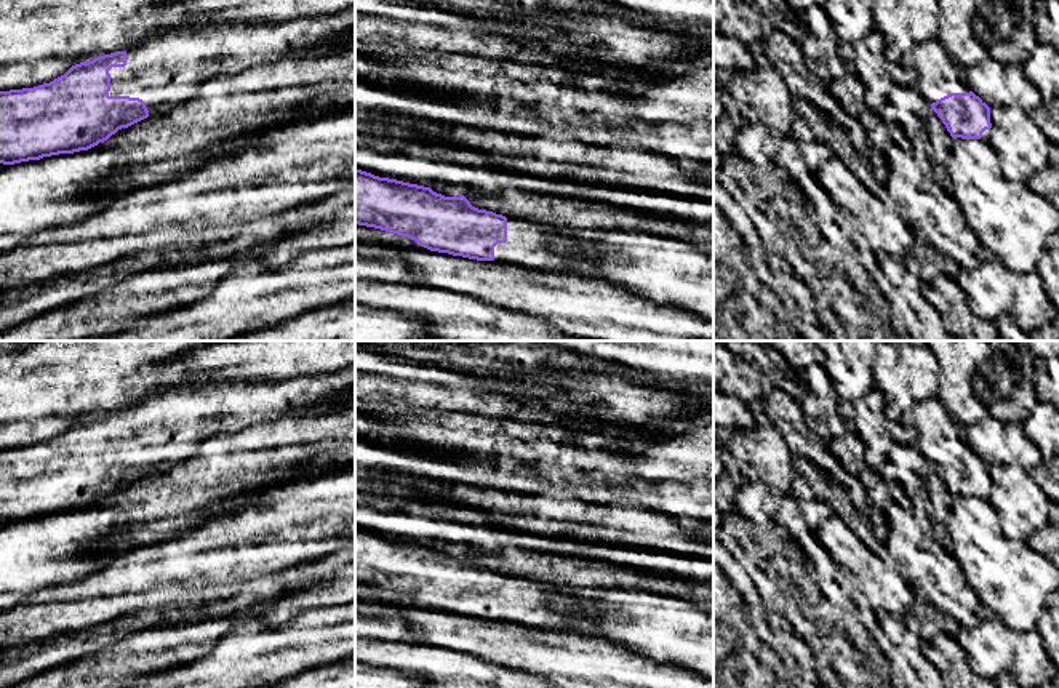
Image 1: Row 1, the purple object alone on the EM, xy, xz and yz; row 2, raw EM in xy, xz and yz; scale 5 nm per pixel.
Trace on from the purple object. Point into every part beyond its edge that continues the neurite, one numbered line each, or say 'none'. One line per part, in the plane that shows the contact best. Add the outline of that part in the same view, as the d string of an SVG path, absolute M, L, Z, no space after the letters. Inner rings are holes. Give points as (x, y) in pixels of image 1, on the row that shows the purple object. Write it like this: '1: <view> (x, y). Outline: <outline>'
1: xy (165, 71). Outline: M355 6L330 16L299 18L290 21L230 22L213 26L187 26L158 32L144 43L126 50L126 66L112 67L109 96L139 98L149 115L168 114L174 107L194 101L197 86L213 77L237 75L261 64L283 58L309 58L349 43L355 34Z

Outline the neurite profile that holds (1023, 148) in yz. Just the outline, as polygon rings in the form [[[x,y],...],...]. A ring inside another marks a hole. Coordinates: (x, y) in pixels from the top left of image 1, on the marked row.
[[[990,107],[989,144],[1000,157],[1005,178],[1029,179],[1049,165],[1049,141],[1029,114],[1019,107]]]

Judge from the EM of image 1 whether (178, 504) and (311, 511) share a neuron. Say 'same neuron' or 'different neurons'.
different neurons

